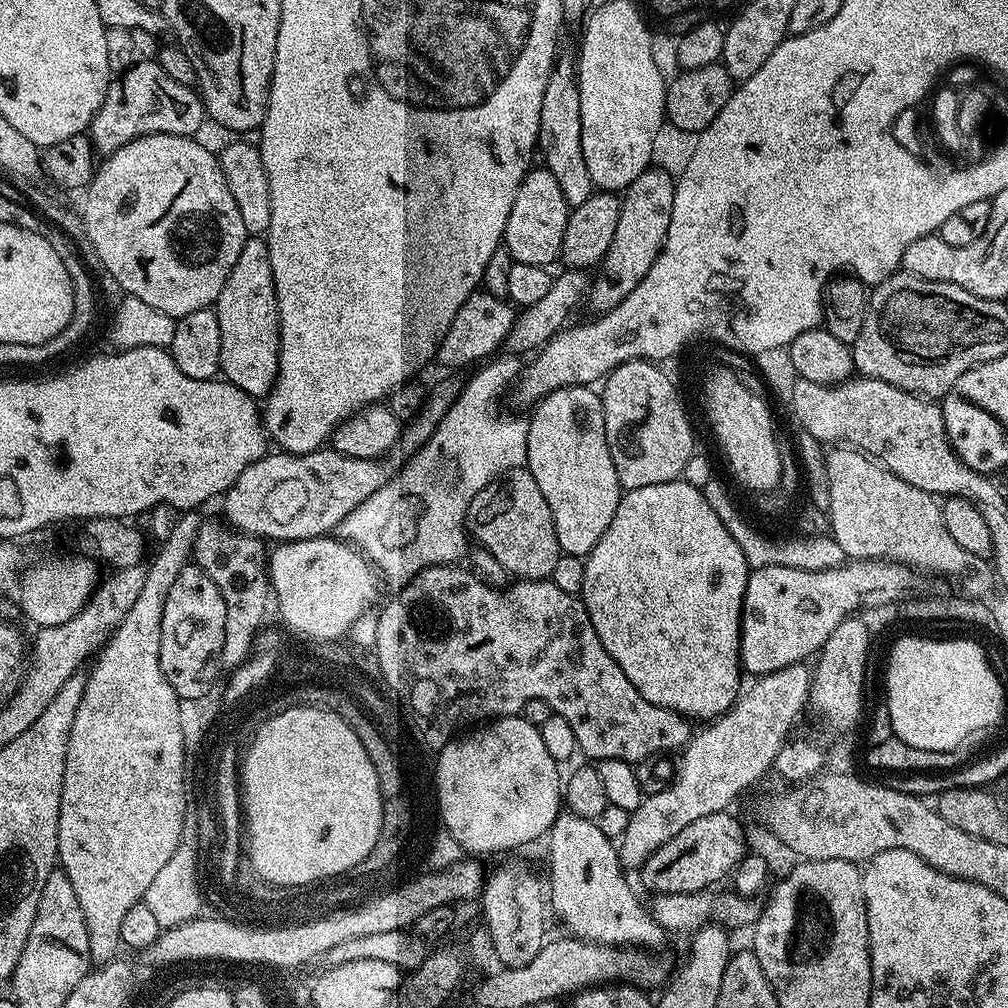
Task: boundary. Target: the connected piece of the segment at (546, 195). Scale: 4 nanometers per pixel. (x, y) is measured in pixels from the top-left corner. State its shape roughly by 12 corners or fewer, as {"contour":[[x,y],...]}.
{"contour":[[554,174],[522,178],[503,247],[513,261],[560,260],[570,209]]}

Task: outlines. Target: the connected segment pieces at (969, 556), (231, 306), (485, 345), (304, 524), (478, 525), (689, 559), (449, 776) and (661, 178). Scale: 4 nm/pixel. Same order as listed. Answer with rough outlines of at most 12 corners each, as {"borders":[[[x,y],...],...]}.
{"borders":[[[855,448],[825,458],[830,534],[847,559],[996,586],[937,497]],[[267,239],[244,243],[214,311],[220,372],[267,397],[280,315]],[[472,292],[436,351],[448,368],[495,357],[516,312]],[[459,383],[431,389],[379,460],[265,454],[225,521],[272,542],[333,533],[429,441]],[[511,468],[466,509],[466,531],[521,580],[562,555],[534,474]],[[627,489],[584,560],[602,646],[659,708],[742,692],[750,567],[701,489]],[[502,716],[439,749],[438,816],[468,854],[547,837],[561,765]],[[673,173],[625,188],[614,242],[586,293],[614,310],[654,266],[674,210]]]}

